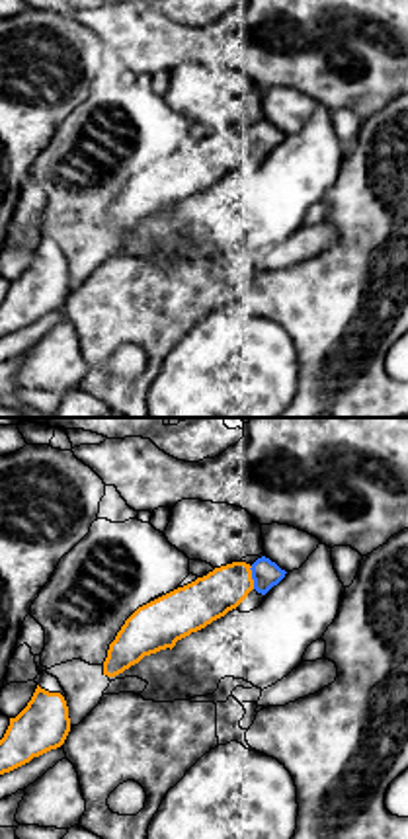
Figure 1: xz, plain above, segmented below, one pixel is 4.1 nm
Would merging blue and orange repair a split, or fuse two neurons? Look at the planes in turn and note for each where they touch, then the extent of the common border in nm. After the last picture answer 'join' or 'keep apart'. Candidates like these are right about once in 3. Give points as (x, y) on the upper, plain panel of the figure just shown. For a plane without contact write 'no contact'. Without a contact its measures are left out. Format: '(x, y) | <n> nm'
(252, 141) | 100 nm

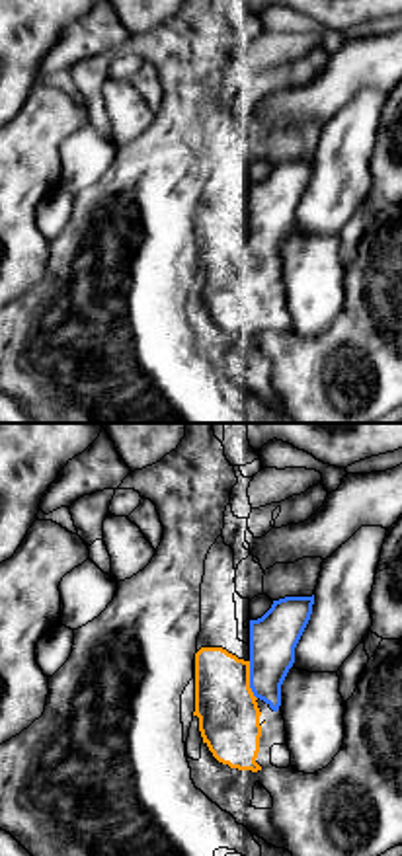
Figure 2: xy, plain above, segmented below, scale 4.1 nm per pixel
(250, 244) | 160 nm

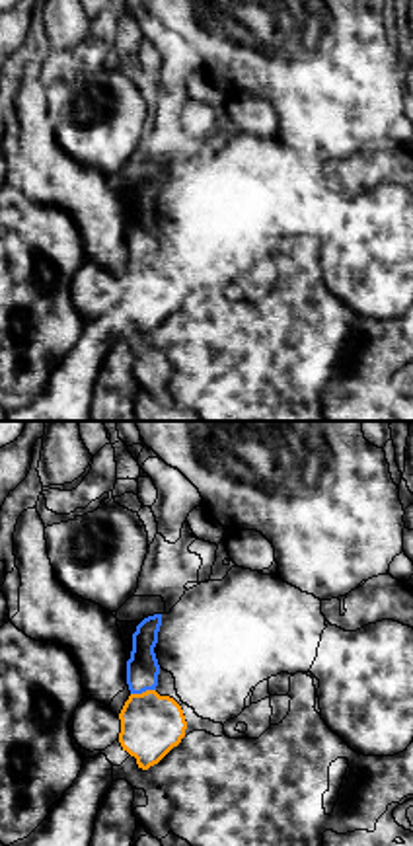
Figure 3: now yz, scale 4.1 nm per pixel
(143, 254) | 110 nm

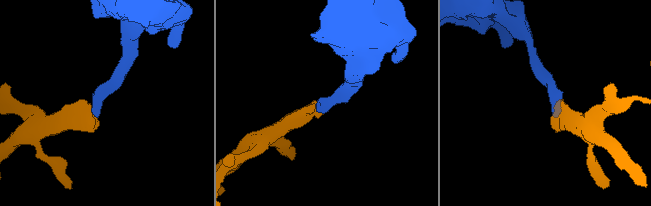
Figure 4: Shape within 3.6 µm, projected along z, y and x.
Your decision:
join

